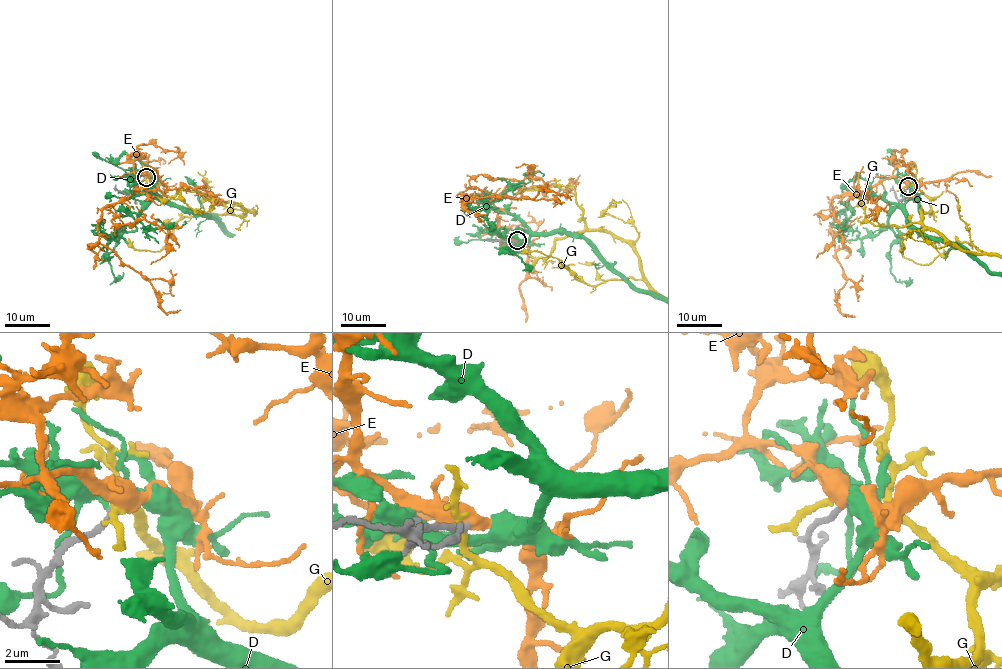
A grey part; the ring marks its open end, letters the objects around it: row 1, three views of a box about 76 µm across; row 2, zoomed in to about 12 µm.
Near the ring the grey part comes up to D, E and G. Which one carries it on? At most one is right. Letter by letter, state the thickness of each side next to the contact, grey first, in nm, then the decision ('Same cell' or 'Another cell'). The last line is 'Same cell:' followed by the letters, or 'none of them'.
D: Thickness 240 nm (grey) against 280 nm. Another cell
E: Thickness 240 nm (grey) against 480 nm. Same cell
G: Thickness 240 nm (grey) against 240 nm. Another cell
Same cell: E

